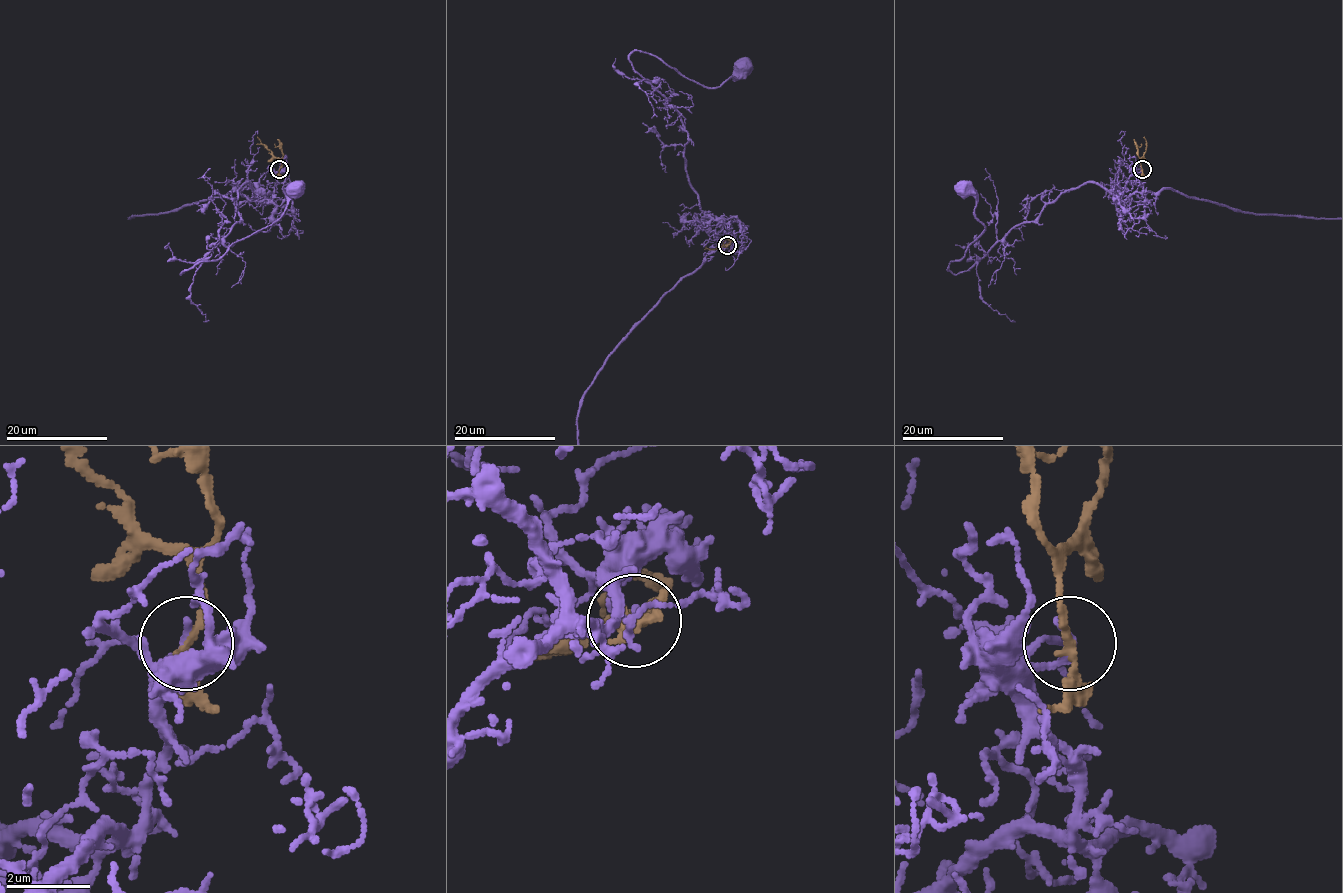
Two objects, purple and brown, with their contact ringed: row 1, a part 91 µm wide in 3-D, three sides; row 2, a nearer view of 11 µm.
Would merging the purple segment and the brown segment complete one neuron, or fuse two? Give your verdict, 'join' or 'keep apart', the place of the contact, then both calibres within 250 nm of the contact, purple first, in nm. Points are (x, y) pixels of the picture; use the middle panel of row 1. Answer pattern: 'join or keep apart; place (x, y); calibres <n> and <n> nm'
keep apart; place (727, 245); calibres 190 and 170 nm

